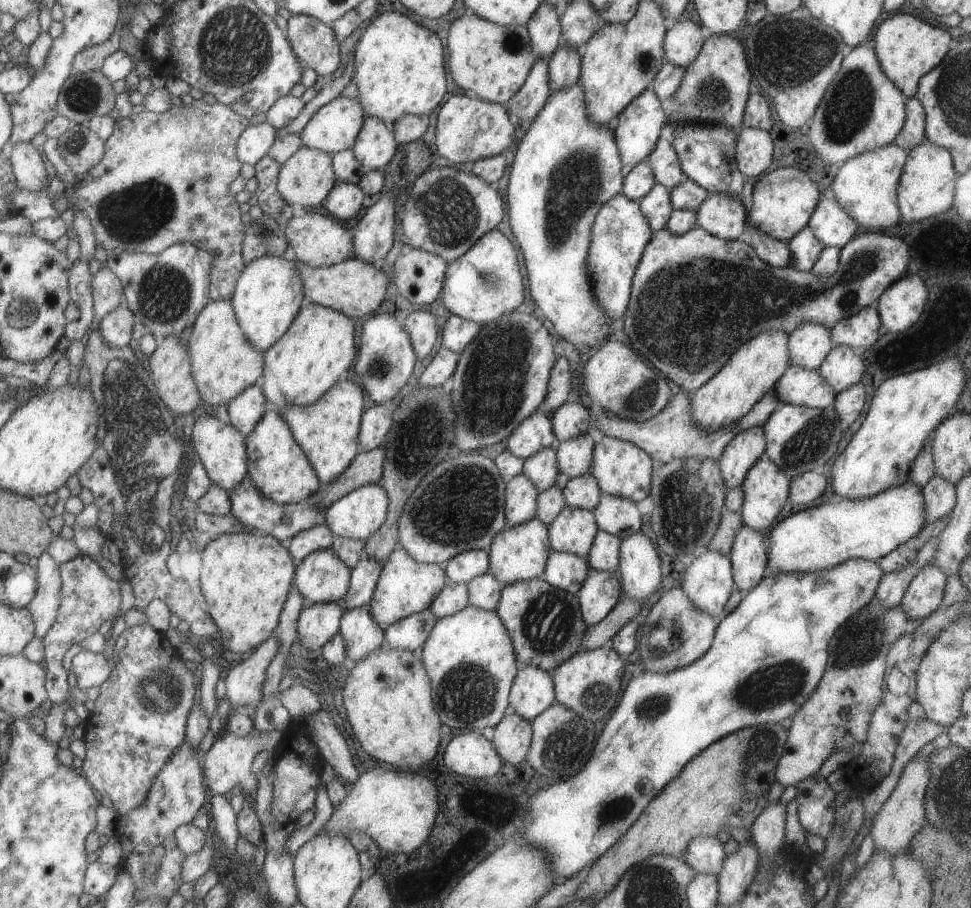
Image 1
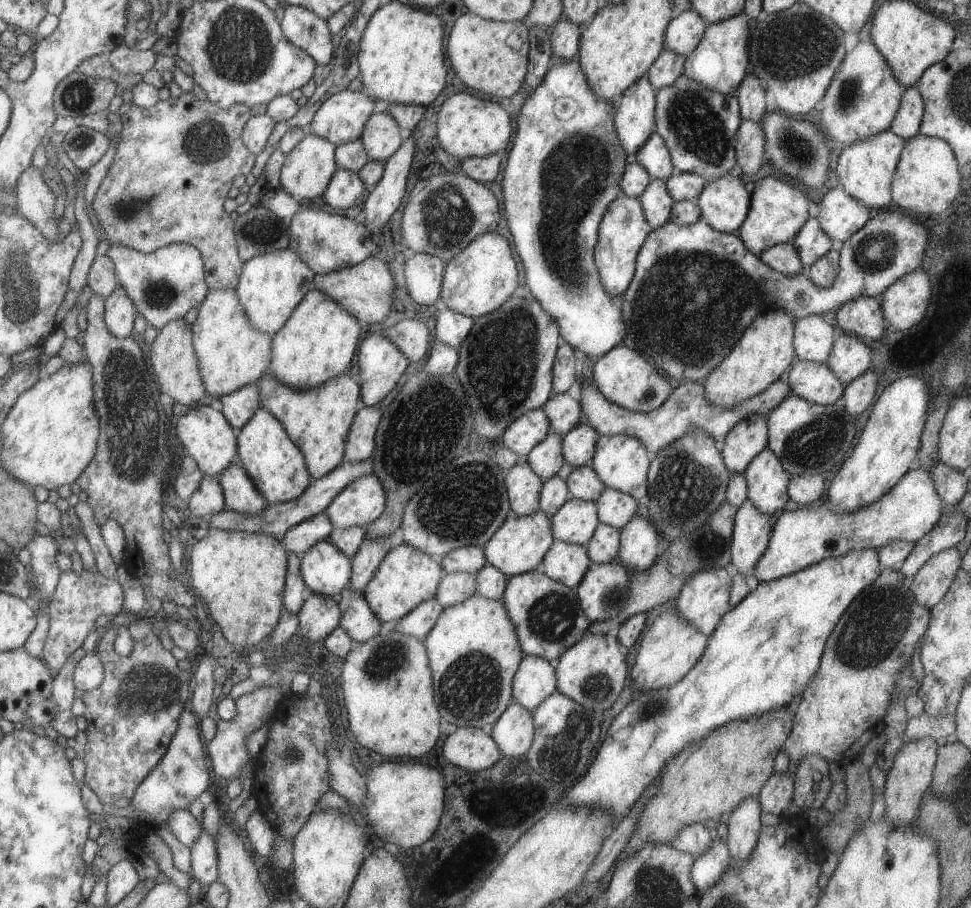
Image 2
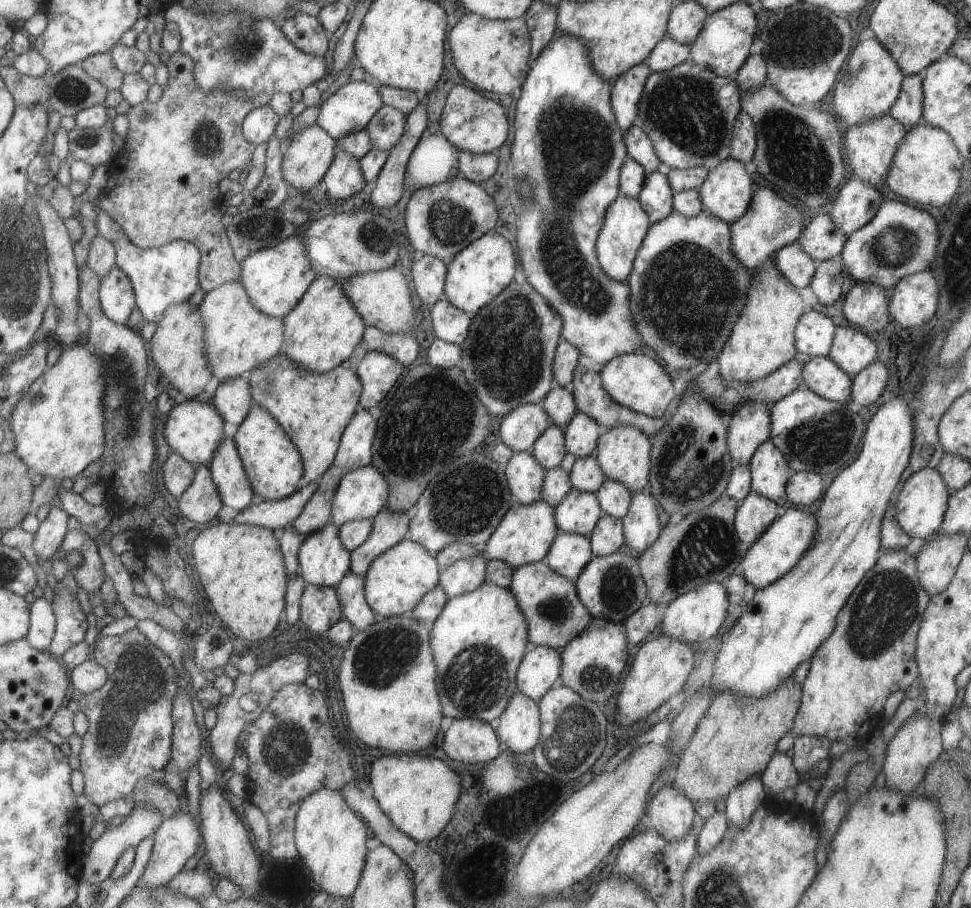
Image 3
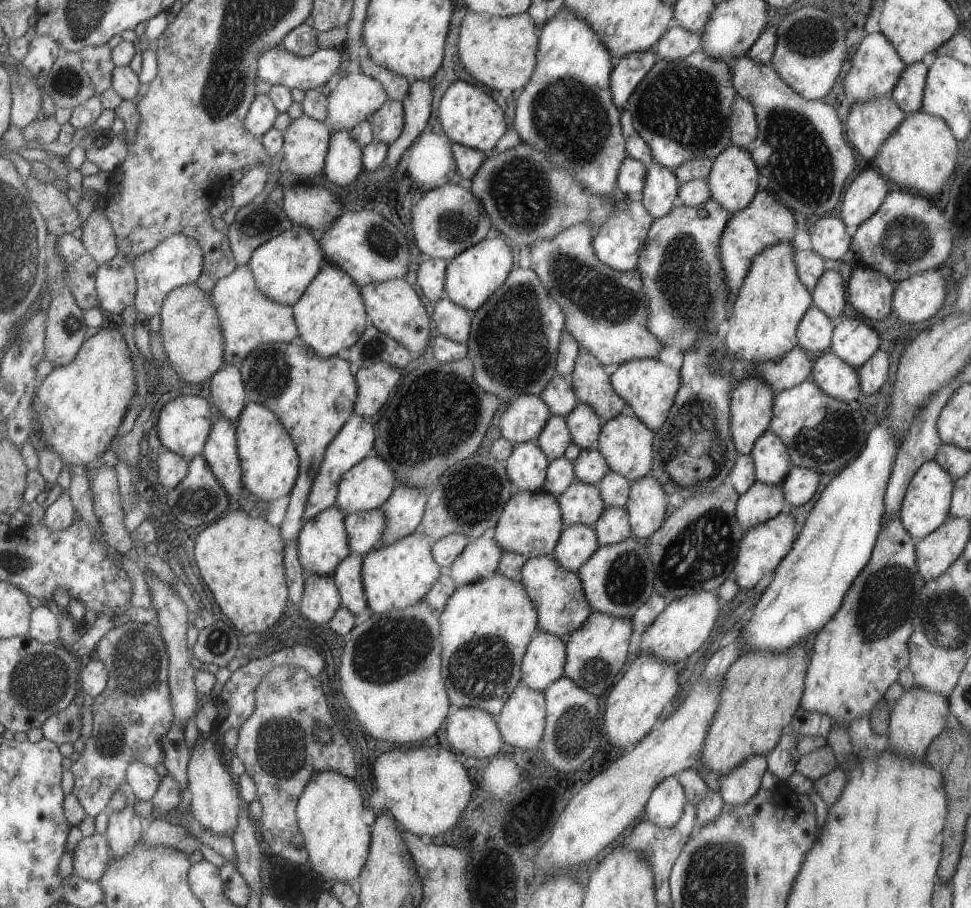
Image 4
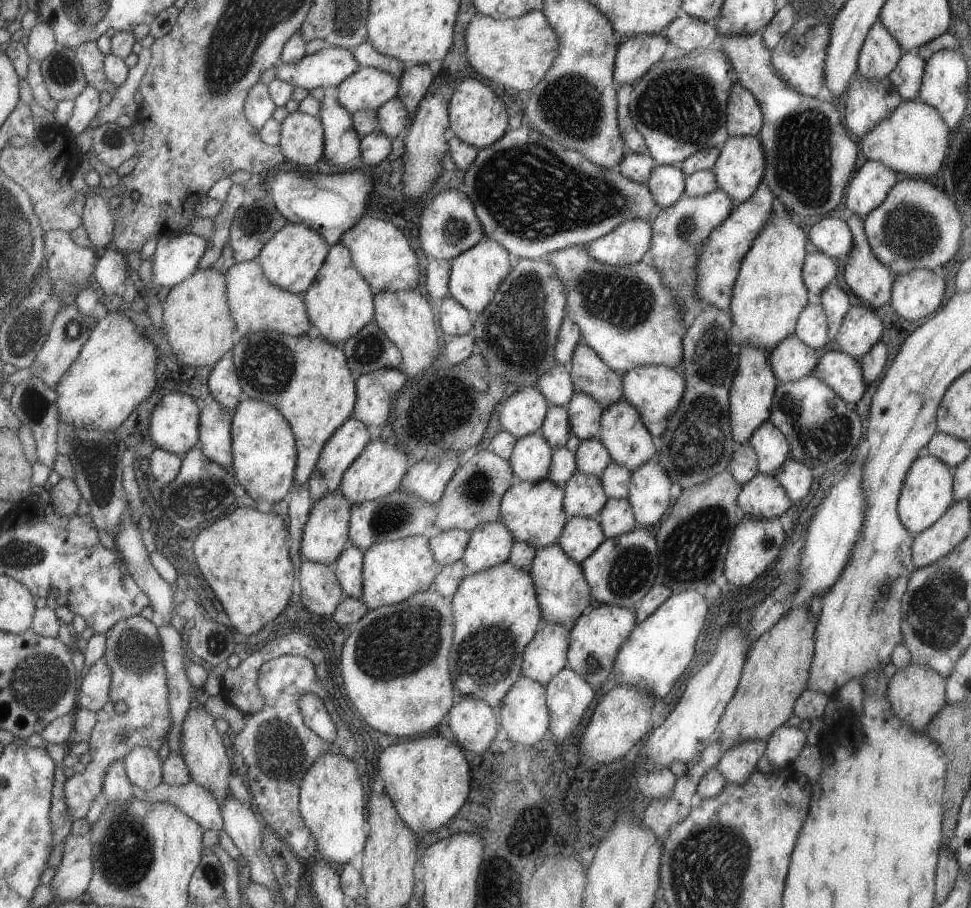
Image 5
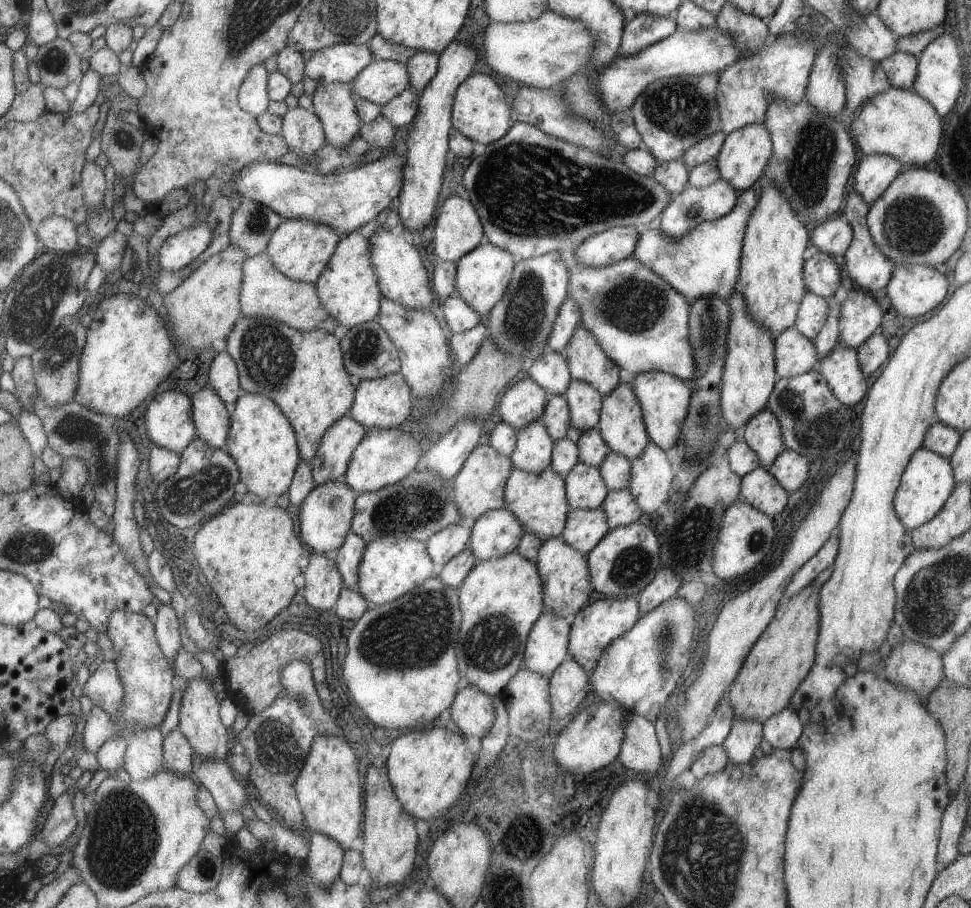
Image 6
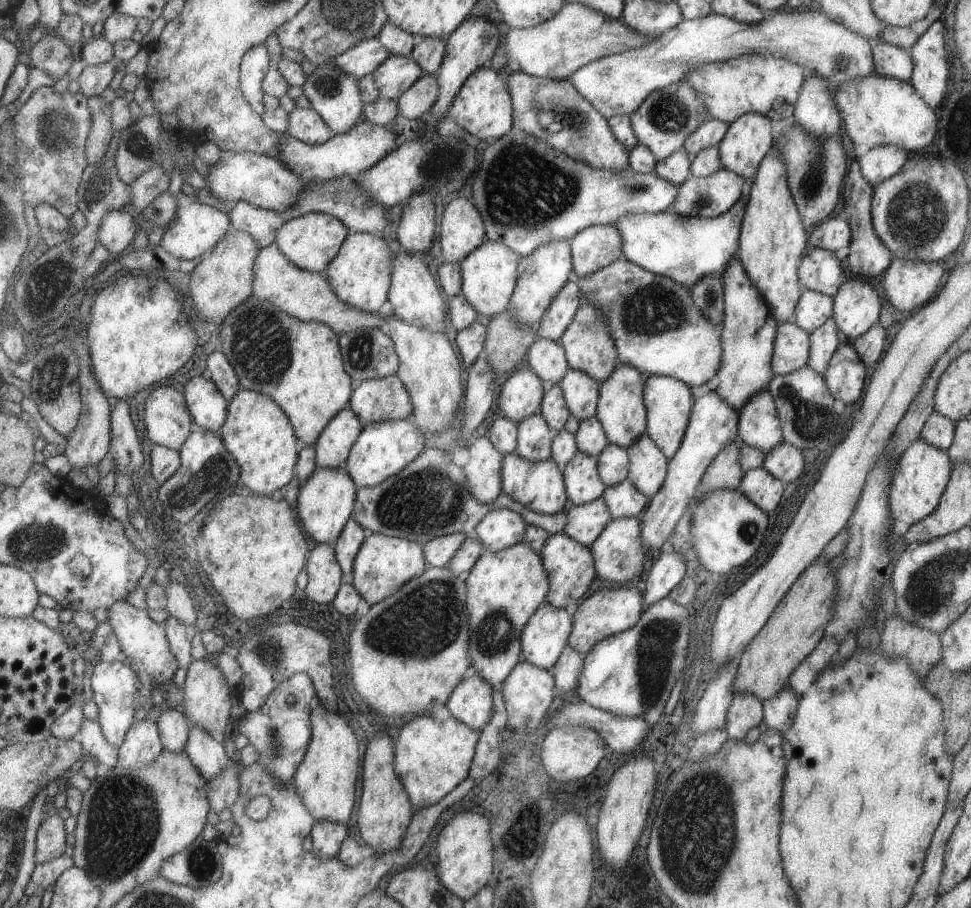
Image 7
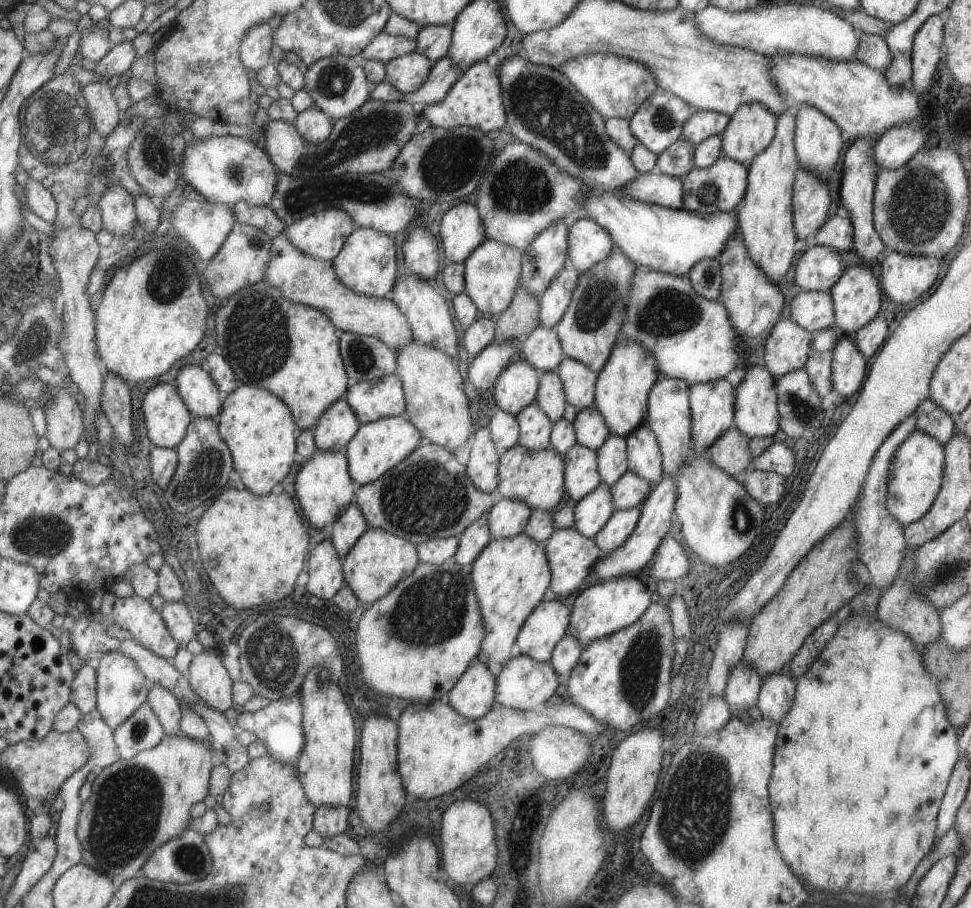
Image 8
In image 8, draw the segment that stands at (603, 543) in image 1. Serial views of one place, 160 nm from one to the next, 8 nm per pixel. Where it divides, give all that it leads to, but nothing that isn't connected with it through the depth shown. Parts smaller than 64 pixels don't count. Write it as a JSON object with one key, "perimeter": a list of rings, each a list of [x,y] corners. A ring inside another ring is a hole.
{"perimeter":[[[625,471],[610,487],[614,510],[640,506],[652,486],[634,472]]]}

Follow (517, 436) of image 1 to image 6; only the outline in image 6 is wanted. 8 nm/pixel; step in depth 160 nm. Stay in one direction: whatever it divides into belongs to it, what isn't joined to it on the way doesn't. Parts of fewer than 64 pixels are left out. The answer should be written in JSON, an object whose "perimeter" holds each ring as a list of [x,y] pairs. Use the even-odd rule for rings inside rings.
{"perimeter":[[[531,377],[508,386],[497,400],[498,414],[516,431],[542,417],[547,392]]]}

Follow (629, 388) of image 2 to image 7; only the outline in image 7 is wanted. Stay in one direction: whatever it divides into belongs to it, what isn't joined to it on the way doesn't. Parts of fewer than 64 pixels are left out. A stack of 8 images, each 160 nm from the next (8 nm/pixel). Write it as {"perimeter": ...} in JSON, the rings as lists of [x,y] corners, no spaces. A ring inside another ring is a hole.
{"perimeter":[[[648,375],[643,385],[643,402],[646,408],[645,433],[657,445],[667,460],[677,452],[683,438],[692,402],[690,386],[680,380],[668,377]]]}

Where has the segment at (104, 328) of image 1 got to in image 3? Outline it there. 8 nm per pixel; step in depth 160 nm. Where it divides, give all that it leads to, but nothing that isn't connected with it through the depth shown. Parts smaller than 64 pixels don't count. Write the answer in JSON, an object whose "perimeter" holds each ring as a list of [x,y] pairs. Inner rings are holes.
{"perimeter":[[[113,266],[100,280],[99,305],[101,311],[115,324],[125,325],[134,306],[131,283],[117,266]]]}

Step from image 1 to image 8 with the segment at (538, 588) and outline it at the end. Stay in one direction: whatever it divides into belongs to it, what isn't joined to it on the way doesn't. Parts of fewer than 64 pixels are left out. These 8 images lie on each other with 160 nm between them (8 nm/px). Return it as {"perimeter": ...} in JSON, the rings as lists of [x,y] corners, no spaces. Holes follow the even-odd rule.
{"perimeter":[[[555,528],[551,536],[548,536],[548,539],[542,545],[550,568],[549,595],[559,599],[578,591],[577,588],[581,586],[581,582],[585,582],[587,573],[602,555],[594,538],[583,536],[575,528]]]}

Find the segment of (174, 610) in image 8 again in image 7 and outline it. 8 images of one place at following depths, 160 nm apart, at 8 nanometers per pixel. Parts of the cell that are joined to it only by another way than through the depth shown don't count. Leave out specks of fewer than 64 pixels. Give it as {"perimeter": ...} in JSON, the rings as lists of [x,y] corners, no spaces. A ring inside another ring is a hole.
{"perimeter":[[[168,616],[162,625],[170,651],[174,654],[178,666],[187,668],[192,661],[189,655],[189,644],[198,631],[197,628],[182,625],[179,620],[171,616]]]}

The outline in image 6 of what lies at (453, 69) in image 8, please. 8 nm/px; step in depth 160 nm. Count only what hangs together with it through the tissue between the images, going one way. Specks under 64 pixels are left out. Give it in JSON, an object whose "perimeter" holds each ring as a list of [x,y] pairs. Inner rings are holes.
{"perimeter":[[[408,86],[388,103],[382,105],[380,113],[394,126],[395,130],[400,126],[408,126],[416,117],[419,97],[420,93]]]}

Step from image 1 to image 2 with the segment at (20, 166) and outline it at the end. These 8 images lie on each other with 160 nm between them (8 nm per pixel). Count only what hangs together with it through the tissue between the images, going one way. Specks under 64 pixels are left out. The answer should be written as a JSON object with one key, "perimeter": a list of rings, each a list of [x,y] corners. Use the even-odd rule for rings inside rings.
{"perimeter":[[[33,166],[27,167],[16,184],[17,210],[48,240],[60,243],[62,235],[57,229],[57,221],[53,213],[55,197],[47,186],[42,171]]]}

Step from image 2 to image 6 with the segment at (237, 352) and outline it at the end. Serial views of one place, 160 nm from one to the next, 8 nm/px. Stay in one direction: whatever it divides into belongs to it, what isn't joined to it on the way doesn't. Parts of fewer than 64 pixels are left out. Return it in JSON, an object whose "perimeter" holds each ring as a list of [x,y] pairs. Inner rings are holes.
{"perimeter":[[[266,251],[247,257],[242,264],[242,281],[239,295],[240,314],[256,316],[257,320],[279,320],[295,330],[323,329],[333,333],[338,322],[321,305],[314,283],[296,281],[280,273],[271,262]]]}

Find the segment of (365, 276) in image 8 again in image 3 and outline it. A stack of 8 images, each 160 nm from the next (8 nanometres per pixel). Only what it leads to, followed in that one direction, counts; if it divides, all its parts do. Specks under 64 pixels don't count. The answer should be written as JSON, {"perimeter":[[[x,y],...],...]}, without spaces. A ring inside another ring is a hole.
{"perimeter":[[[316,275],[299,302],[282,318],[284,324],[283,354],[295,364],[322,373],[345,364],[350,352],[361,343],[366,325],[352,307],[340,281],[327,275]]]}

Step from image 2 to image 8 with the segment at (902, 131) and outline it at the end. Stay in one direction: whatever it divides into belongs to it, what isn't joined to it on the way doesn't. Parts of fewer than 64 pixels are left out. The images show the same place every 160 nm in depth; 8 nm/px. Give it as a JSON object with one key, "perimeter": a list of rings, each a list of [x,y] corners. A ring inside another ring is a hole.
{"perimeter":[[[855,31],[859,44],[854,58],[864,65],[882,71],[890,63],[891,55],[882,36]]]}

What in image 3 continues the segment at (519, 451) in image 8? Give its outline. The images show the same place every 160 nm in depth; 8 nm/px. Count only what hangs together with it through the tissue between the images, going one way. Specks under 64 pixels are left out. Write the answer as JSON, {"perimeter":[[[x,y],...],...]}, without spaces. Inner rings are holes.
{"perimeter":[[[543,499],[521,504],[512,501],[507,512],[501,517],[499,524],[491,533],[484,546],[481,547],[483,558],[488,560],[501,560],[512,569],[524,564],[541,561],[547,554],[555,535],[558,533],[554,519],[554,508]]]}

